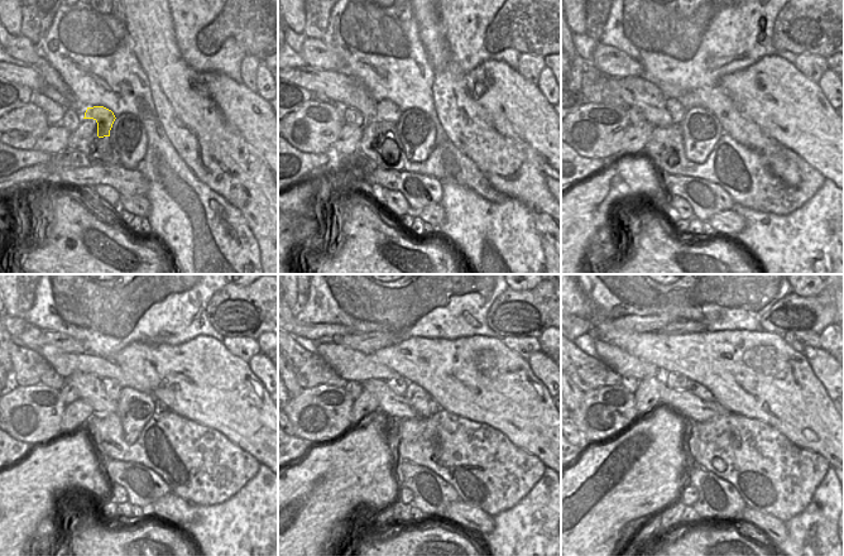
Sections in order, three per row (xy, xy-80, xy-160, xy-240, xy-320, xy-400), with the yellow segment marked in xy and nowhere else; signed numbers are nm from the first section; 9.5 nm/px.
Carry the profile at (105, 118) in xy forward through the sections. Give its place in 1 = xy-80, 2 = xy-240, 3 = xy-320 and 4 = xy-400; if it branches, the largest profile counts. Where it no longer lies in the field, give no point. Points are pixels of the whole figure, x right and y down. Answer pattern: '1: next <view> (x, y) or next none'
1: next xy-80 (387, 111)
2: next xy-240 (113, 389)
3: next xy-320 (398, 384)
4: next xy-400 (677, 382)

